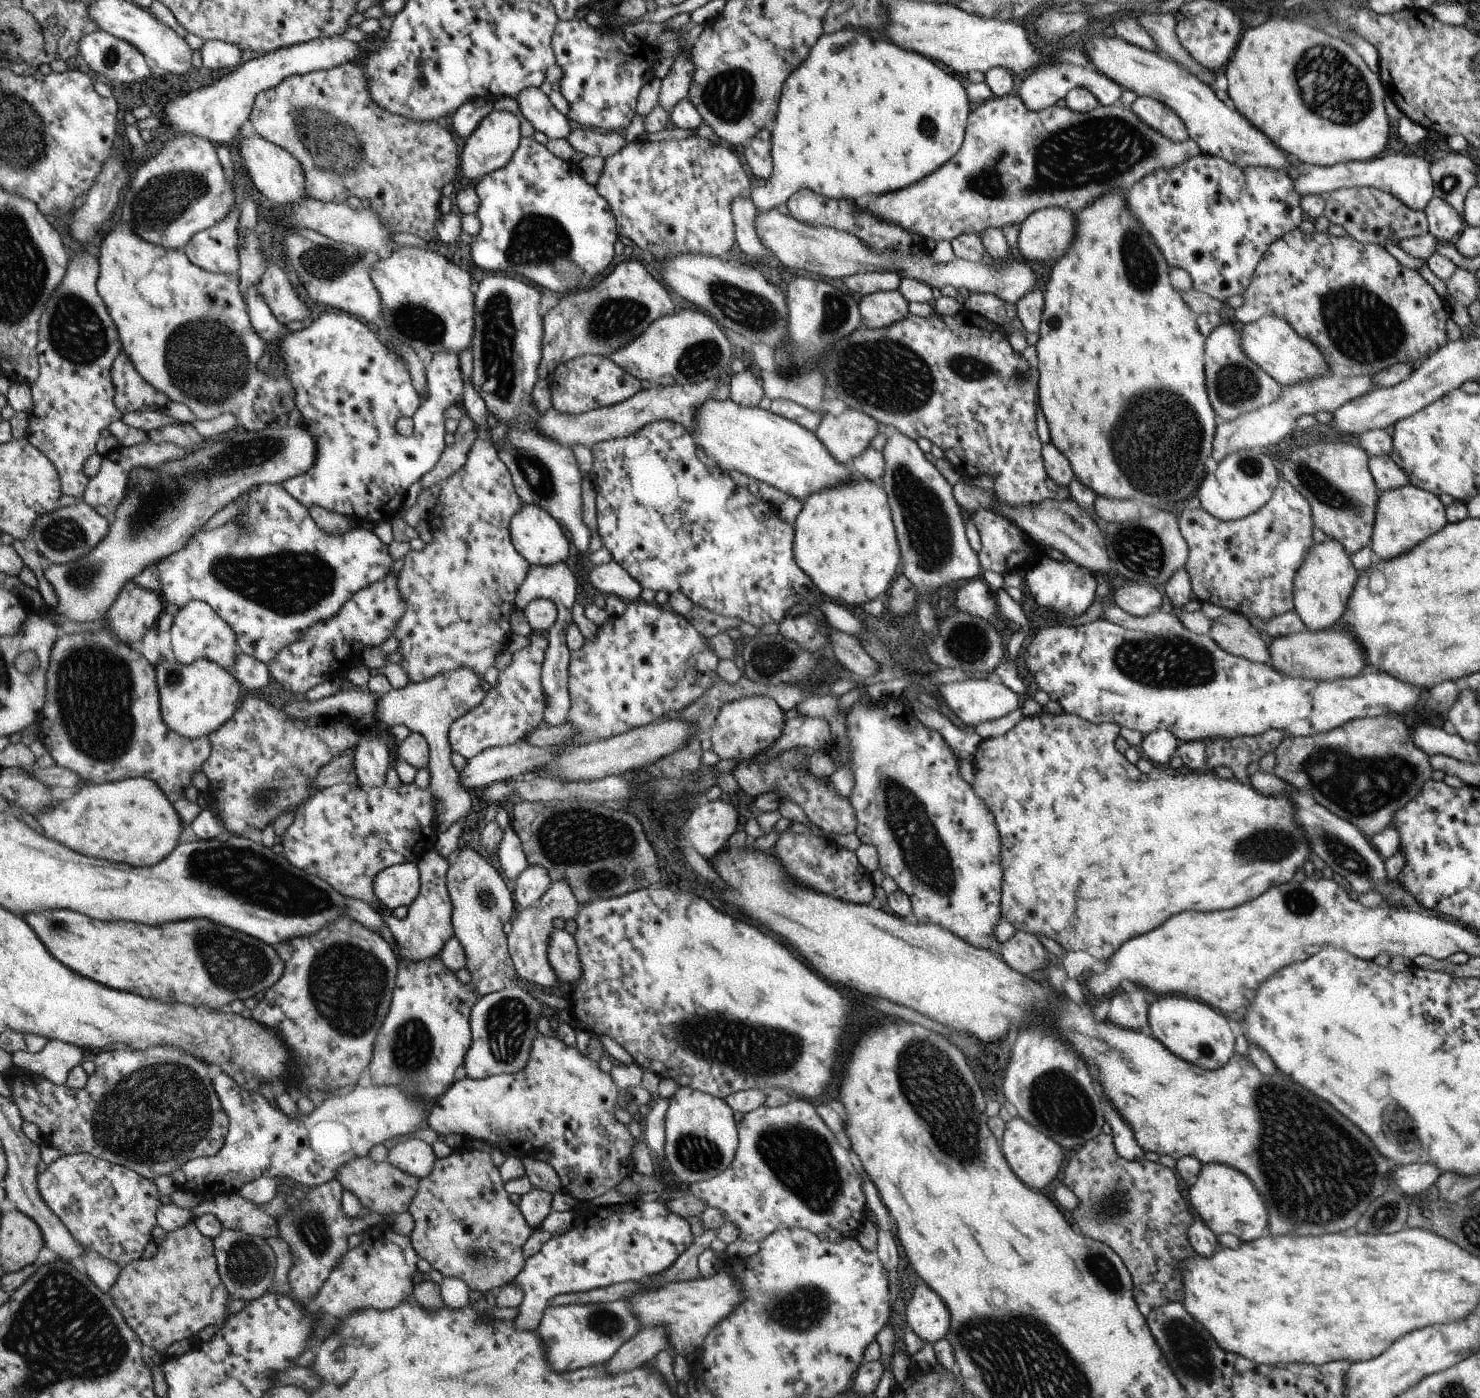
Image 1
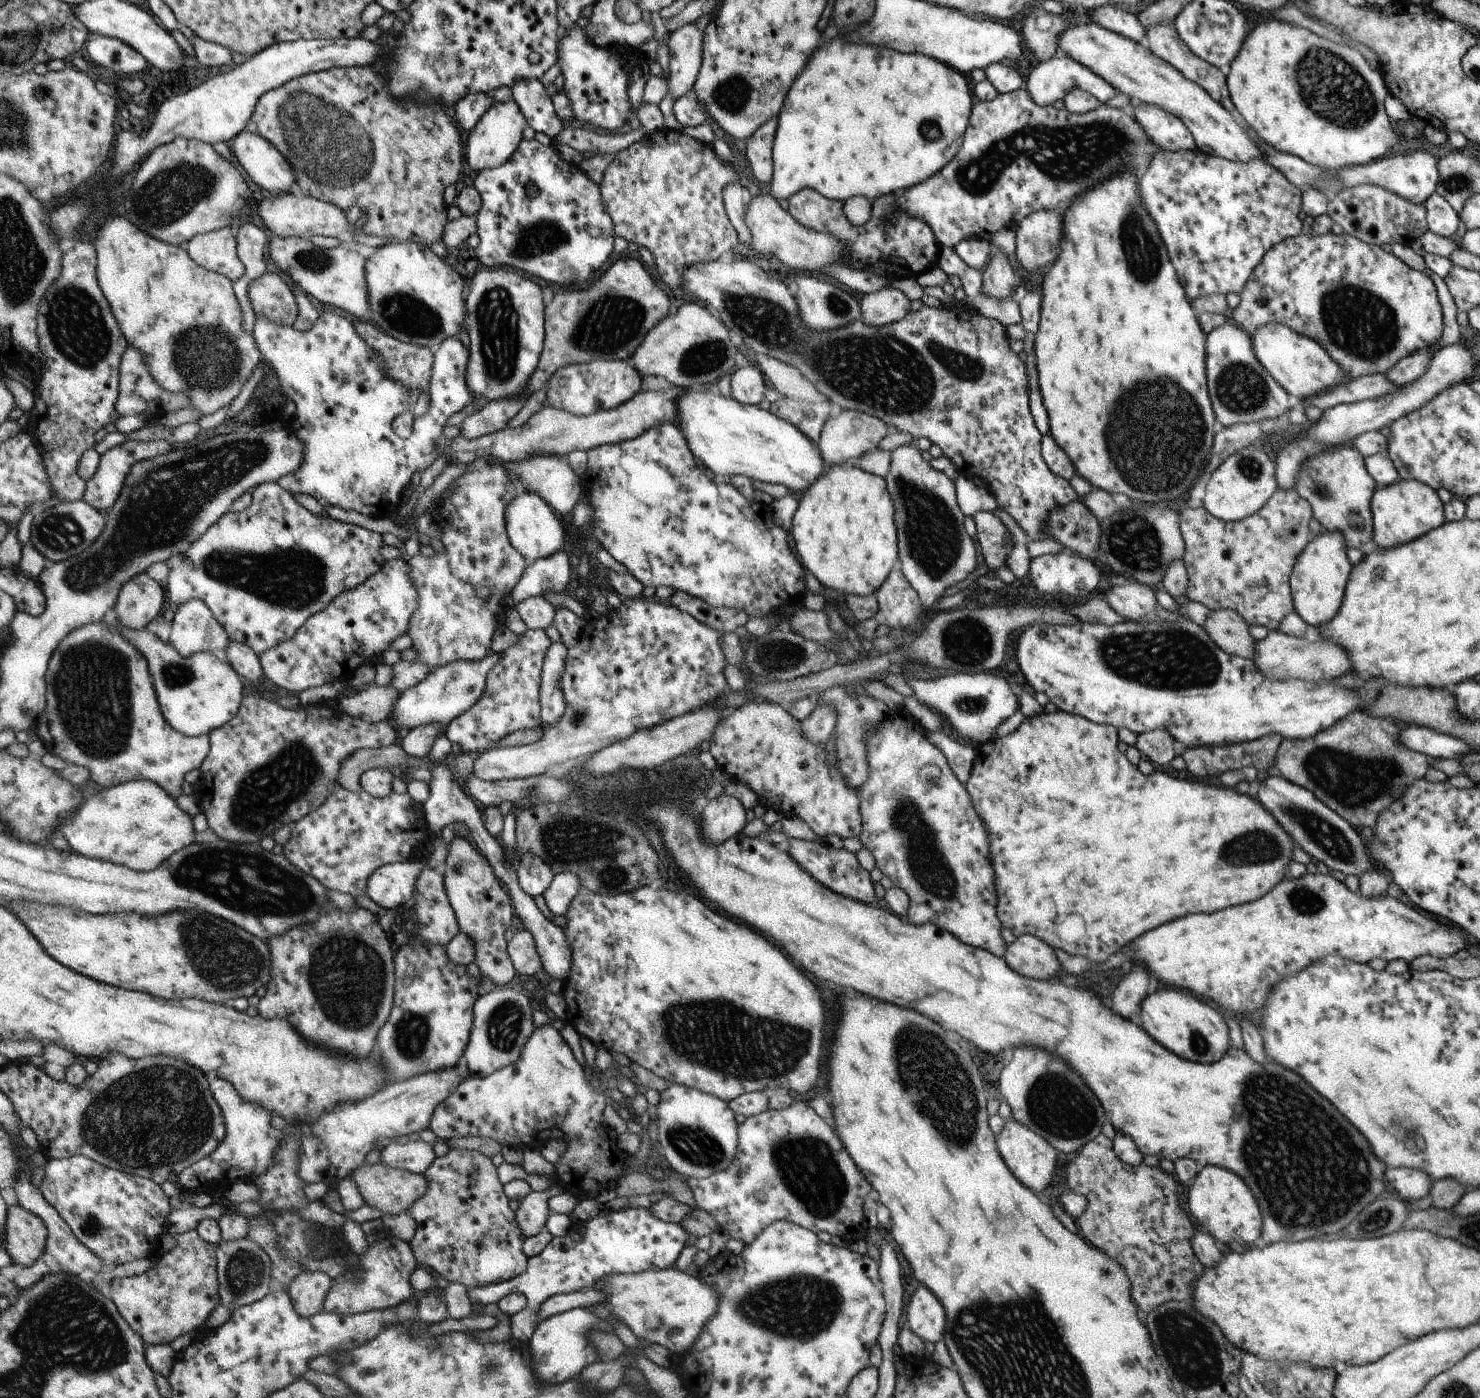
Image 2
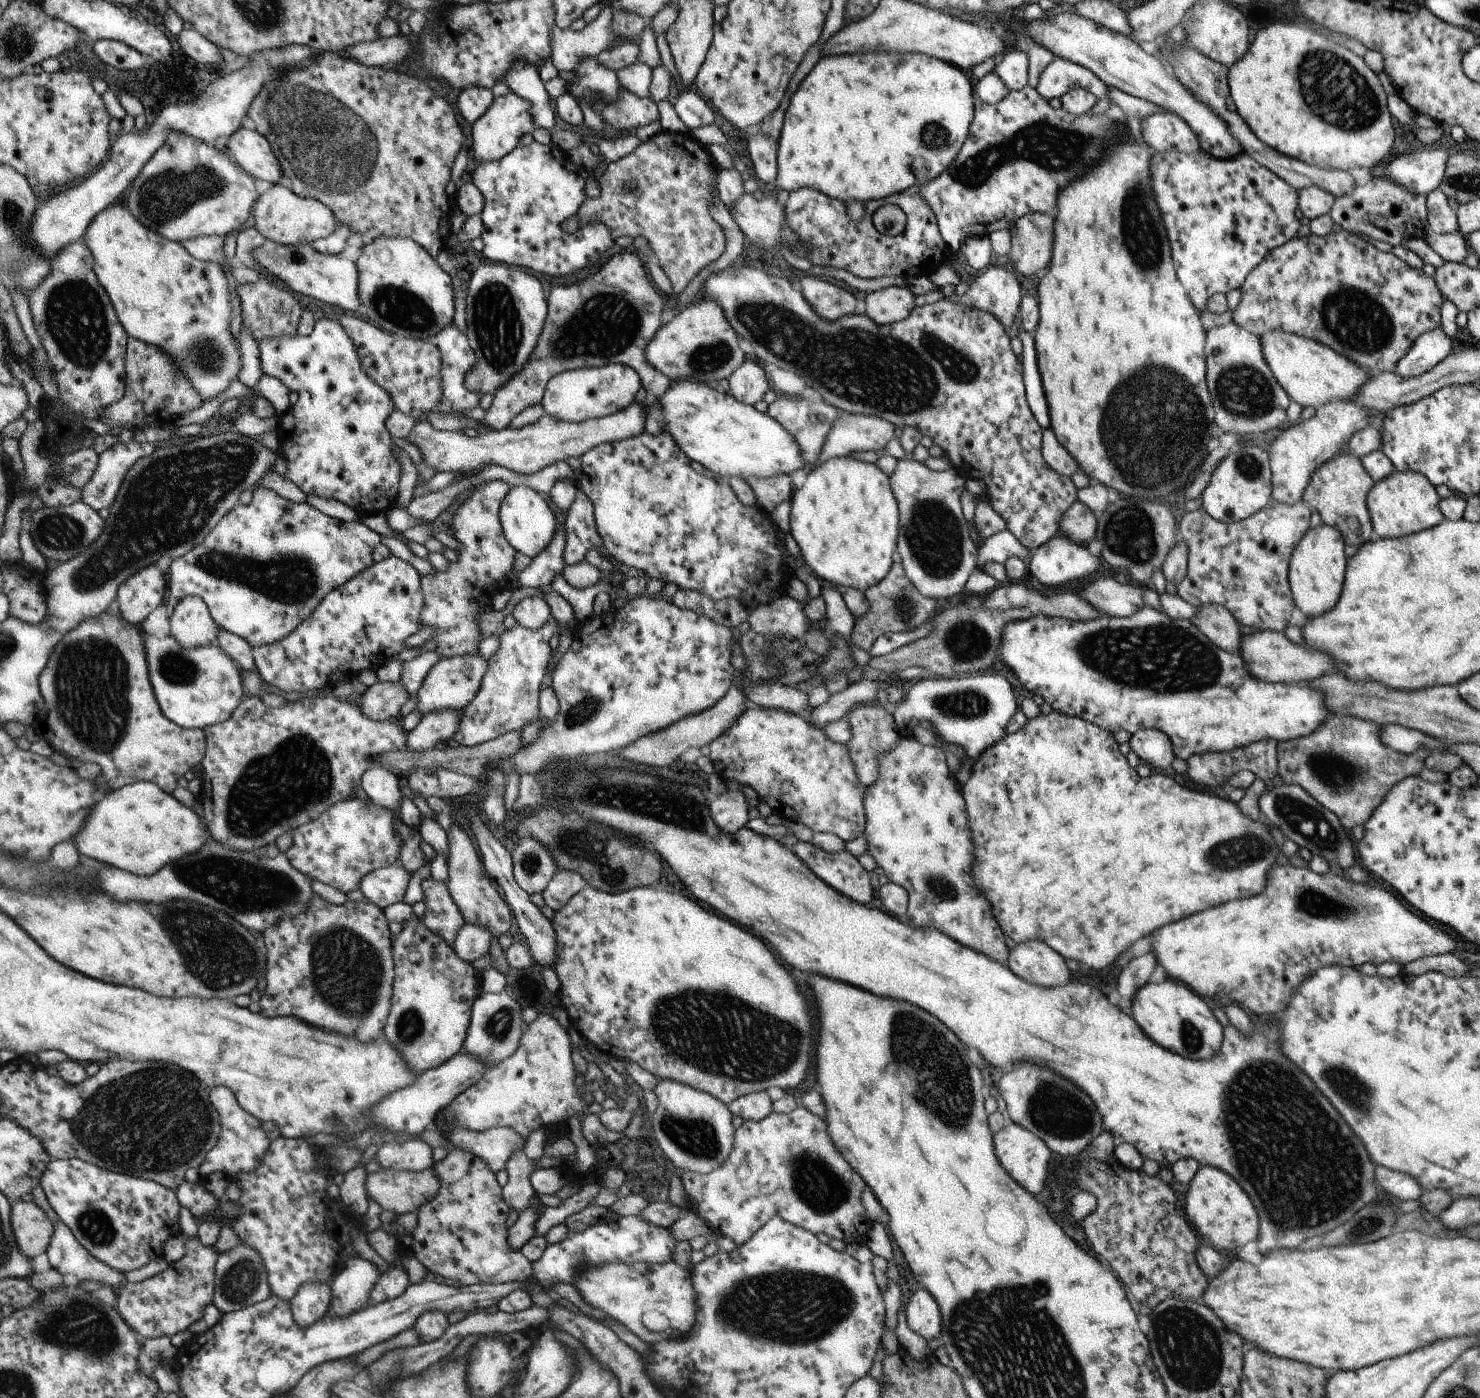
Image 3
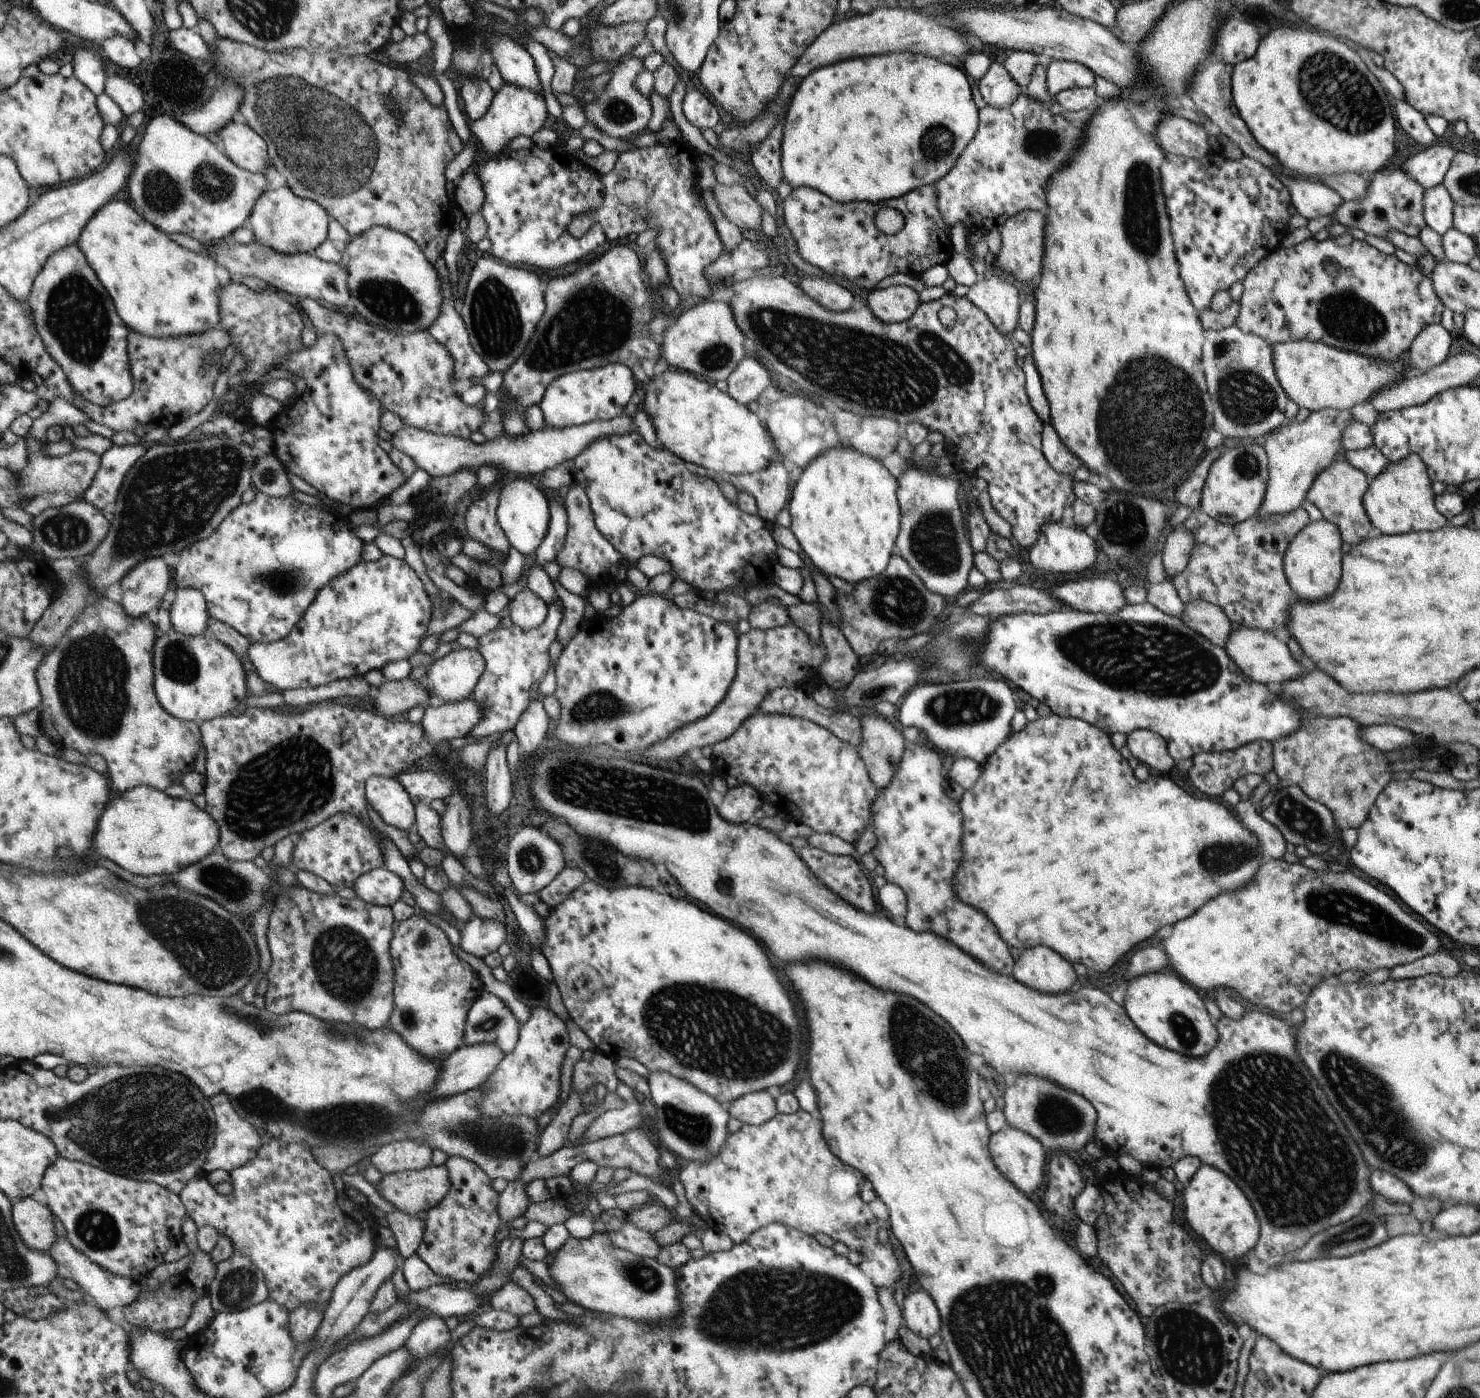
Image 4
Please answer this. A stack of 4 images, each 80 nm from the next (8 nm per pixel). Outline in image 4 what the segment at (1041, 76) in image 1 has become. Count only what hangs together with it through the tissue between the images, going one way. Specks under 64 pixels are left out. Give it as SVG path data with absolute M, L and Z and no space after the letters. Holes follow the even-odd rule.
M1052 61L1045 70L1048 90L1052 96L1074 87L1095 85L1095 74L1083 64L1074 61Z

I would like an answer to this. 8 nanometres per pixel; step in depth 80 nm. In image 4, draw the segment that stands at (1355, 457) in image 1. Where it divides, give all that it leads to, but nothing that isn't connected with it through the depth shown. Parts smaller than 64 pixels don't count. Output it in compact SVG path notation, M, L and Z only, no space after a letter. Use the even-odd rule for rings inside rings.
M1336 460L1315 478L1307 494L1308 500L1322 512L1323 518L1339 528L1343 542L1348 542L1352 547L1364 540L1372 530L1371 520L1362 502L1369 481L1366 473L1354 468L1347 460Z

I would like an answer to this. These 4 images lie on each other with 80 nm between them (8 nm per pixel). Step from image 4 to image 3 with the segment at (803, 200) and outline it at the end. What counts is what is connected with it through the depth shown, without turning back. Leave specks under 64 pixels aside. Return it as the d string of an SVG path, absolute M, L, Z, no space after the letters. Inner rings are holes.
M914 185L901 194L865 202L865 215L855 222L848 216L845 201L826 196L825 193L818 192L818 189L802 187L789 194L785 216L788 226L799 240L809 245L808 260L812 264L842 268L860 278L928 277L944 265L954 252L941 237L937 216L923 197L921 188L922 185ZM884 205L897 205L904 211L907 225L901 233L884 236L874 228L873 214Z

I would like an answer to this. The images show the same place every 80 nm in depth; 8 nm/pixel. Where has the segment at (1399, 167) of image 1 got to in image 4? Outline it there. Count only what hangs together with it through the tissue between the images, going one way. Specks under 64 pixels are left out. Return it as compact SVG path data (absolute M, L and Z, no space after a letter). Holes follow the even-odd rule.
M1436 142L1407 159L1400 169L1404 169L1417 183L1429 189L1443 182L1452 159L1457 154L1457 150L1448 143Z

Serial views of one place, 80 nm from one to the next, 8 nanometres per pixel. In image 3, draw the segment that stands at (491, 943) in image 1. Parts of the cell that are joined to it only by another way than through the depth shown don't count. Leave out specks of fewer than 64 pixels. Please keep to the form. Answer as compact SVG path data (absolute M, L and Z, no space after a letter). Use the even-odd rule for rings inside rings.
M452 823L450 829L447 830L447 841L449 842L449 859L446 862L449 875L446 886L455 903L458 904L458 908L463 912L465 922L485 926L493 934L493 941L486 955L490 955L494 959L492 968L495 967L507 976L507 972L512 968L506 962L506 955L500 949L498 938L501 934L508 934L510 930L510 920L512 920L510 907L506 906L506 902L502 900L498 890L492 886L492 882L482 875L483 864L472 844L472 838L466 834L464 829L456 823Z

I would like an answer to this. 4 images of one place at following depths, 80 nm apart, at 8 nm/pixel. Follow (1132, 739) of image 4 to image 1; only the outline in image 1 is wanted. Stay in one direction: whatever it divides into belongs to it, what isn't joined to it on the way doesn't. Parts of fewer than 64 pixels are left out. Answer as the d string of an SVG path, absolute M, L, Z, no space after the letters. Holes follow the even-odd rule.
M1158 729L1143 736L1140 748L1146 758L1156 764L1166 764L1176 756L1179 742L1172 731Z

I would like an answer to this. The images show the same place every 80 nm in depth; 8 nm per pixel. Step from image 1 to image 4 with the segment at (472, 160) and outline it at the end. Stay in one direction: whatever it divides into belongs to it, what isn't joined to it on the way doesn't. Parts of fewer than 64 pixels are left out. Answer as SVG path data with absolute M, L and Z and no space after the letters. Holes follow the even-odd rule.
M504 81L502 87L496 91L489 111L478 120L467 120L467 126L471 134L478 137L482 147L480 150L489 152L492 156L498 156L500 152L508 151L506 144L510 138L516 138L520 134L528 134L529 137L538 132L546 122L546 102L544 91L536 92L526 87Z

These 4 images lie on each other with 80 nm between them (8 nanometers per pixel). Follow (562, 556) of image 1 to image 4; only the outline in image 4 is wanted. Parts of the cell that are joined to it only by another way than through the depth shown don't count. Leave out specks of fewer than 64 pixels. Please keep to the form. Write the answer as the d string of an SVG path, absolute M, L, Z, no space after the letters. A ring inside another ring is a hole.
M522 476L508 482L500 491L500 506L497 507L497 519L504 529L509 543L524 556L537 552L537 548L543 543L542 538L548 534L548 520L551 520L548 512L548 500L540 488L536 488L530 479Z

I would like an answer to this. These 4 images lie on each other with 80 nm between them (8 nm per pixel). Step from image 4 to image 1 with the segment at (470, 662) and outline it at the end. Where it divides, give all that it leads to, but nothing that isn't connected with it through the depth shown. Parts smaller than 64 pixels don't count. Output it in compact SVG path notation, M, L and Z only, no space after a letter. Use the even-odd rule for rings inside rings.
M458 667L453 671L444 671L428 680L410 683L401 689L392 689L386 694L377 696L378 725L389 730L404 724L412 733L420 733L426 738L429 746L430 781L429 790L437 803L433 817L439 832L444 832L460 818L466 818L472 810L472 796L459 781L459 772L454 769L450 755L453 752L449 743L449 728L452 722L470 712L480 704L491 682L468 667ZM555 929L548 938L547 957L560 982L566 986L577 983L581 975L580 959L574 937L564 929Z

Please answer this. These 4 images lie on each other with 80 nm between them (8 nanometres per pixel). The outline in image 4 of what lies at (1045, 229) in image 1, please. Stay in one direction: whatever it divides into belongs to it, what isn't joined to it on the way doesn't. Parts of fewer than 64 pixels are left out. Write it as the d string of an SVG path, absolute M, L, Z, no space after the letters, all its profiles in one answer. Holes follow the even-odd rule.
M1028 209L1009 218L999 228L1002 241L1001 250L996 257L990 260L990 264L1012 274L1016 280L1030 282L1038 272L1041 272L1040 258L1044 252L1044 224L1046 224L1046 216L1043 212Z

